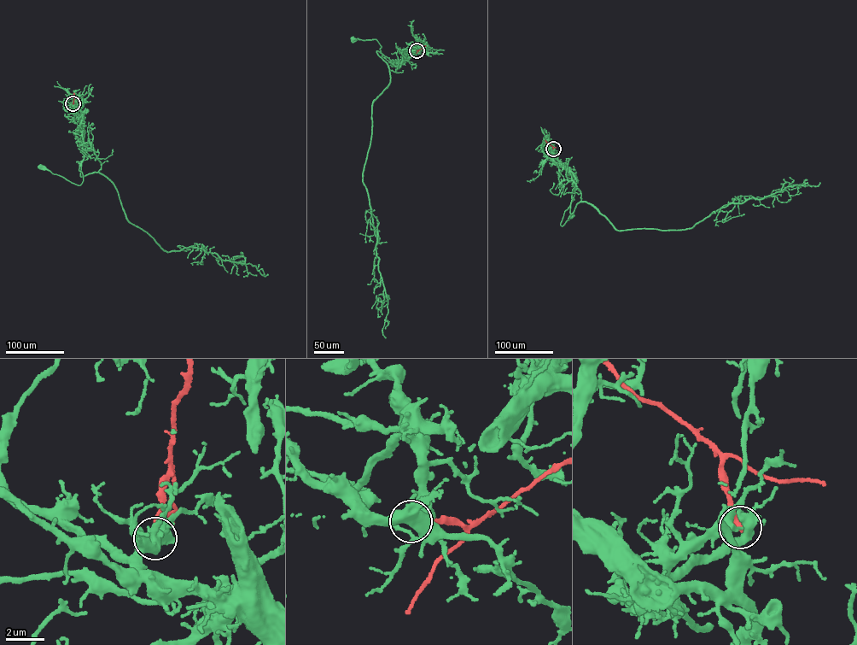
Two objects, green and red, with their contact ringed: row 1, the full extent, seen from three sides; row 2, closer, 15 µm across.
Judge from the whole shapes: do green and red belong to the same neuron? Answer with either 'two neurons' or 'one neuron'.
two neurons

